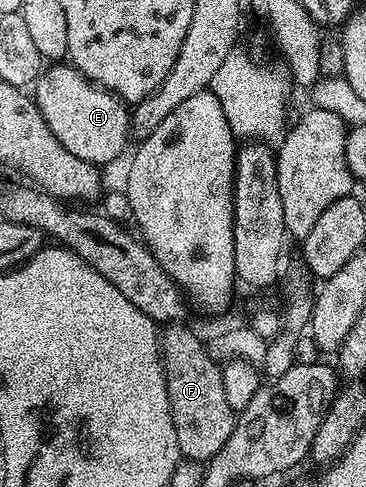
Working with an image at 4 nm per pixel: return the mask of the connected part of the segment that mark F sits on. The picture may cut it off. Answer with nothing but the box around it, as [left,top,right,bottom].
[161,323,237,463]

